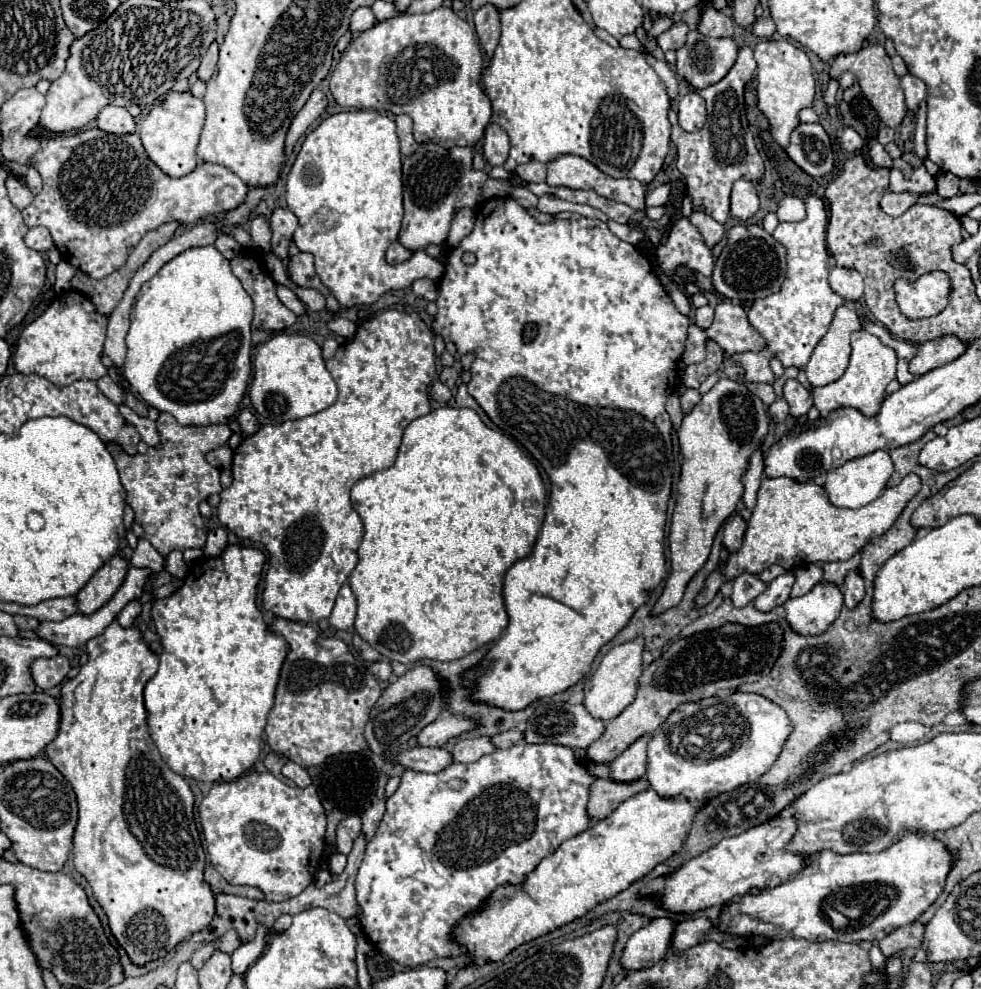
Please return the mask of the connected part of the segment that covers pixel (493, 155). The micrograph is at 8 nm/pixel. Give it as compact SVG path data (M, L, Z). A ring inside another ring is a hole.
M489 124L485 130L483 156L491 166L501 166L509 154L509 136L499 124Z

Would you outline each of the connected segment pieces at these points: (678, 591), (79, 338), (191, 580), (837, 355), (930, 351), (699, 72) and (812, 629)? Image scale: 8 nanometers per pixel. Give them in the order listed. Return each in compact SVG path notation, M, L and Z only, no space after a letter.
M725 376L701 398L701 404L683 418L677 432L683 454L683 472L677 486L677 506L669 532L671 574L665 582L663 594L651 610L651 616L659 616L677 606L689 580L707 562L719 526L735 512L737 502L743 496L741 476L747 468L749 456L765 438L767 428L769 420L765 404L753 396L745 384L737 384Z
M71 290L59 296L35 322L19 336L13 364L21 374L39 374L57 386L67 386L77 380L99 380L107 376L101 362L107 332L107 316L99 314L85 296Z
M229 544L225 546L225 550L217 556L217 558L209 558L203 556L199 560L195 560L189 566L189 572L183 580L183 584L177 588L177 592L173 592L169 598L159 598L157 604L151 610L153 622L155 622L155 630L161 638L163 644L163 654L159 656L159 670L157 674L145 684L145 708L149 712L149 732L153 736L155 746L159 748L163 760L169 764L169 768L181 776L189 776L195 780L203 780L203 782L221 782L221 780L235 780L241 774L245 774L255 760L261 754L261 740L263 740L263 728L267 724L267 714L273 708L273 698L275 698L275 688L279 682L279 674L281 674L281 666L285 662L285 656L289 652L289 644L283 636L275 634L269 630L269 624L263 620L261 610L255 604L257 598L257 584L261 580L263 574L263 566L265 566L265 554L259 548L253 546L243 546L243 544Z
M839 306L827 334L819 340L811 354L811 360L805 366L811 386L817 388L831 384L845 374L851 356L849 336L855 330L861 330L859 316L851 308Z
M941 336L917 346L917 354L909 362L909 372L913 376L923 376L939 366L949 364L965 352L965 344L955 336Z
M697 30L687 34L687 42L677 50L677 74L697 90L719 82L737 58L733 38L711 38Z
M817 584L809 594L789 598L783 606L787 624L801 636L813 636L825 632L839 616L843 594L835 584Z

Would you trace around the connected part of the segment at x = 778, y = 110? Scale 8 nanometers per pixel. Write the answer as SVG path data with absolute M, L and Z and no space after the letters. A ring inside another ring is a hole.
M761 40L755 46L757 60L757 106L771 124L771 136L779 146L789 144L789 134L799 124L799 110L813 104L815 78L807 54L789 40Z

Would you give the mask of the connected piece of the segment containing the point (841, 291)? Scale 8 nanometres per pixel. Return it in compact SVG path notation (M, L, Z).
M835 266L829 272L829 284L833 292L843 296L847 302L857 302L863 296L863 276L857 270Z

